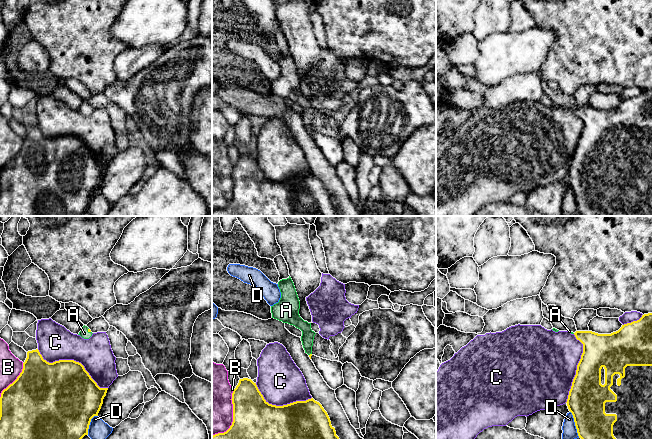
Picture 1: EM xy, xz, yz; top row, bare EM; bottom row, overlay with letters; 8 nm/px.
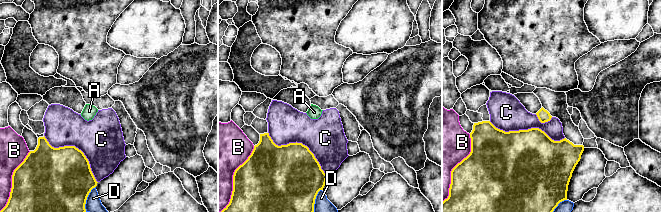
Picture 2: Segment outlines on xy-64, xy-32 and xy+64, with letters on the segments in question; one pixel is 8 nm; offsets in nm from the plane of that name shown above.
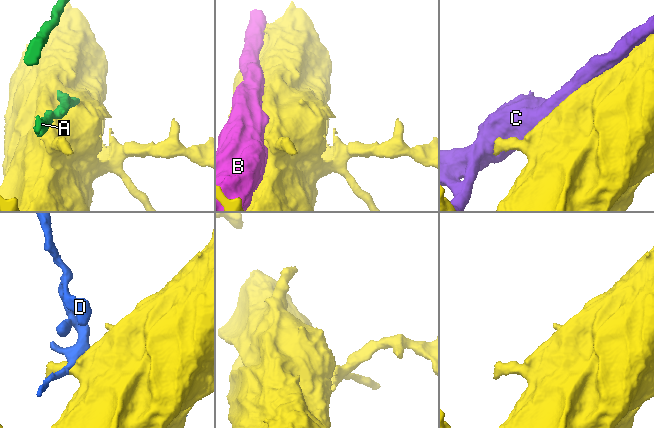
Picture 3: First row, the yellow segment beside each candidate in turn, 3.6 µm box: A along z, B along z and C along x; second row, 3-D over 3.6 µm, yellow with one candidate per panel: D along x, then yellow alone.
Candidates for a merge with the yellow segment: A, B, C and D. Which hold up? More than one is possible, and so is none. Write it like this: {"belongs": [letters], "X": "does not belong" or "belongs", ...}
{"belongs": ["A"], "A": "belongs", "B": "does not belong", "C": "does not belong", "D": "does not belong"}

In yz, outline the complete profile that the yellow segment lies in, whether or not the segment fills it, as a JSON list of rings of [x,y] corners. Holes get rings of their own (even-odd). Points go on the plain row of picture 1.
[[[652,89],[644,90],[639,96],[622,101],[618,107],[611,110],[576,107],[574,111],[583,120],[583,129],[566,179],[573,191],[579,214],[582,216],[652,216]]]

